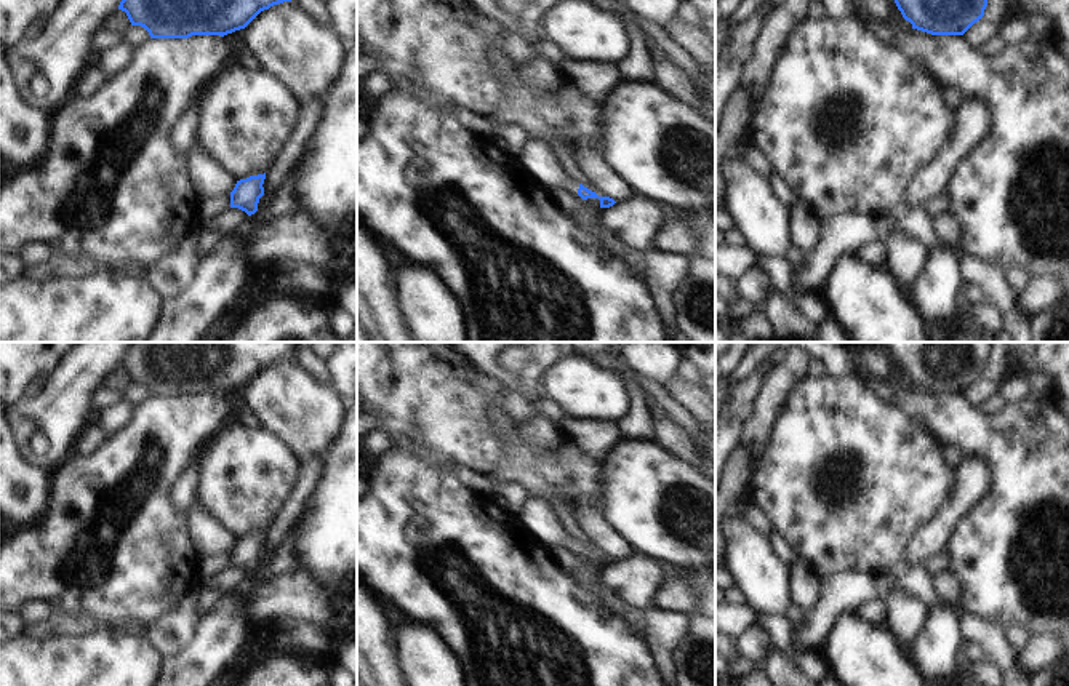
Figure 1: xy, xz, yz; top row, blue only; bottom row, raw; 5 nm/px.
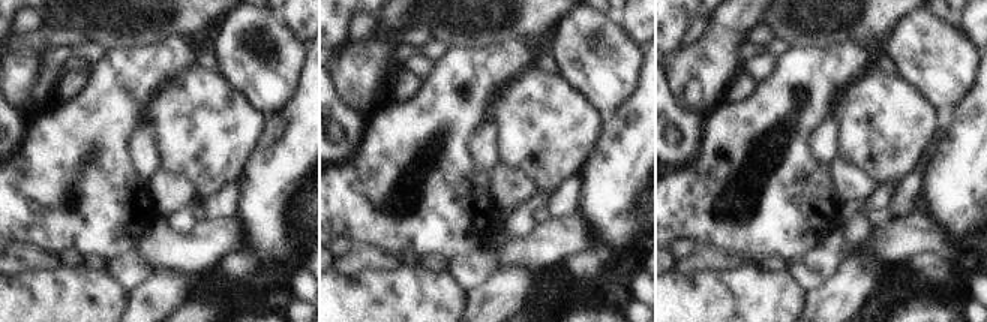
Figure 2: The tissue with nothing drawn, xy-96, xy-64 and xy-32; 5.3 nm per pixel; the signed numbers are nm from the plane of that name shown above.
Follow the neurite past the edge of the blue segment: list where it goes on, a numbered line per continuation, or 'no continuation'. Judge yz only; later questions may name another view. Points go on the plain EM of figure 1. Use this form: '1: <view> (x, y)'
no continuation

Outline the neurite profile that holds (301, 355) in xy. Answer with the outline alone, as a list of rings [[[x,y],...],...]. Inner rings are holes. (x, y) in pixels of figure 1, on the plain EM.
[[[296,345],[291,360],[310,373],[318,382],[330,384],[330,374],[326,363],[317,358],[309,347]]]

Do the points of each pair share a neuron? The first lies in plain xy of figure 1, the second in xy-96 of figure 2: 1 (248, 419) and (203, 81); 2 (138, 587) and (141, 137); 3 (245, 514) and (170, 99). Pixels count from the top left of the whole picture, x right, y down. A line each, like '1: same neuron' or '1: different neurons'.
1: different neurons
2: different neurons
3: same neuron

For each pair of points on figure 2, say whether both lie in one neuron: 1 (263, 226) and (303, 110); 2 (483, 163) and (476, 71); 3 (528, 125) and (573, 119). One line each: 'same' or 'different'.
1: same
2: different
3: same

